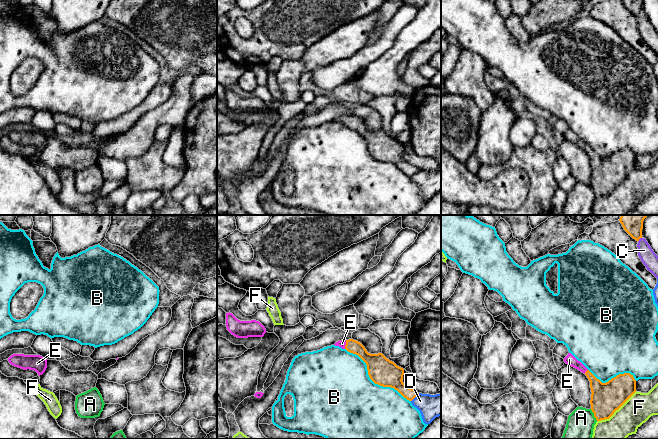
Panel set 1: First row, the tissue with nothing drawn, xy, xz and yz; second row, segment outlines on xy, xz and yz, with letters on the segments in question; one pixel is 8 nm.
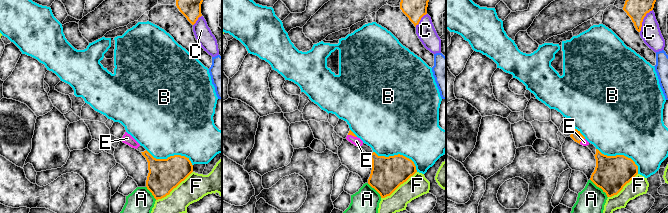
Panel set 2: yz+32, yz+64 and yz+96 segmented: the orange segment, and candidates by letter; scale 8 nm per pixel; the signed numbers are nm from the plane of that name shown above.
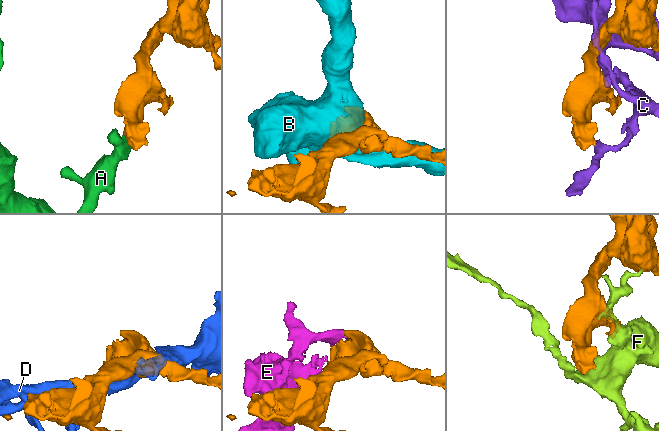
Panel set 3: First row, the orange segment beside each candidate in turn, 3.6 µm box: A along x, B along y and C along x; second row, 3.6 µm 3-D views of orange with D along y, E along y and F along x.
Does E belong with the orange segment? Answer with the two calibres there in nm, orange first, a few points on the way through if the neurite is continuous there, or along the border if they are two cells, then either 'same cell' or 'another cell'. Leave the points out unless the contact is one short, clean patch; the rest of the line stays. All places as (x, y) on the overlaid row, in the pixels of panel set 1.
120 nm thick on the orange side, 60 nm on the other; runs through xz (372, 361), (356, 347), (346, 344), (342, 343); same cell

